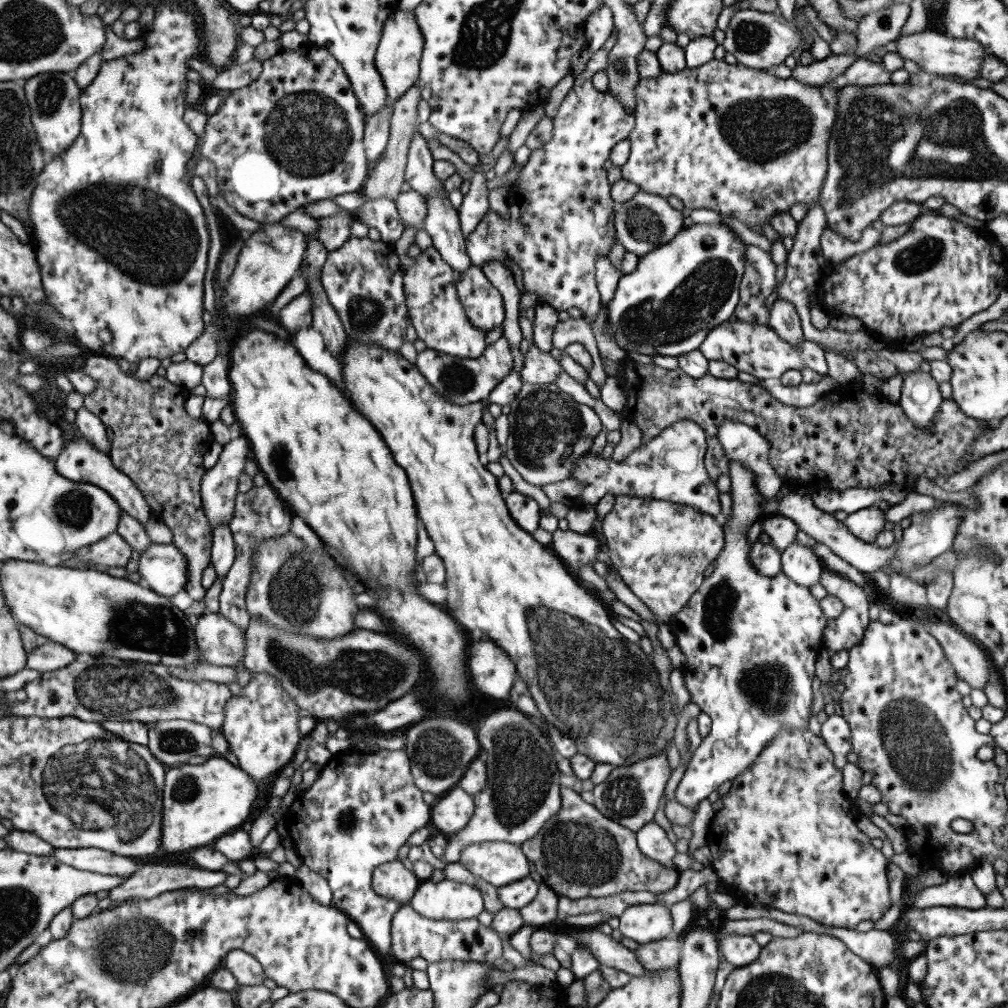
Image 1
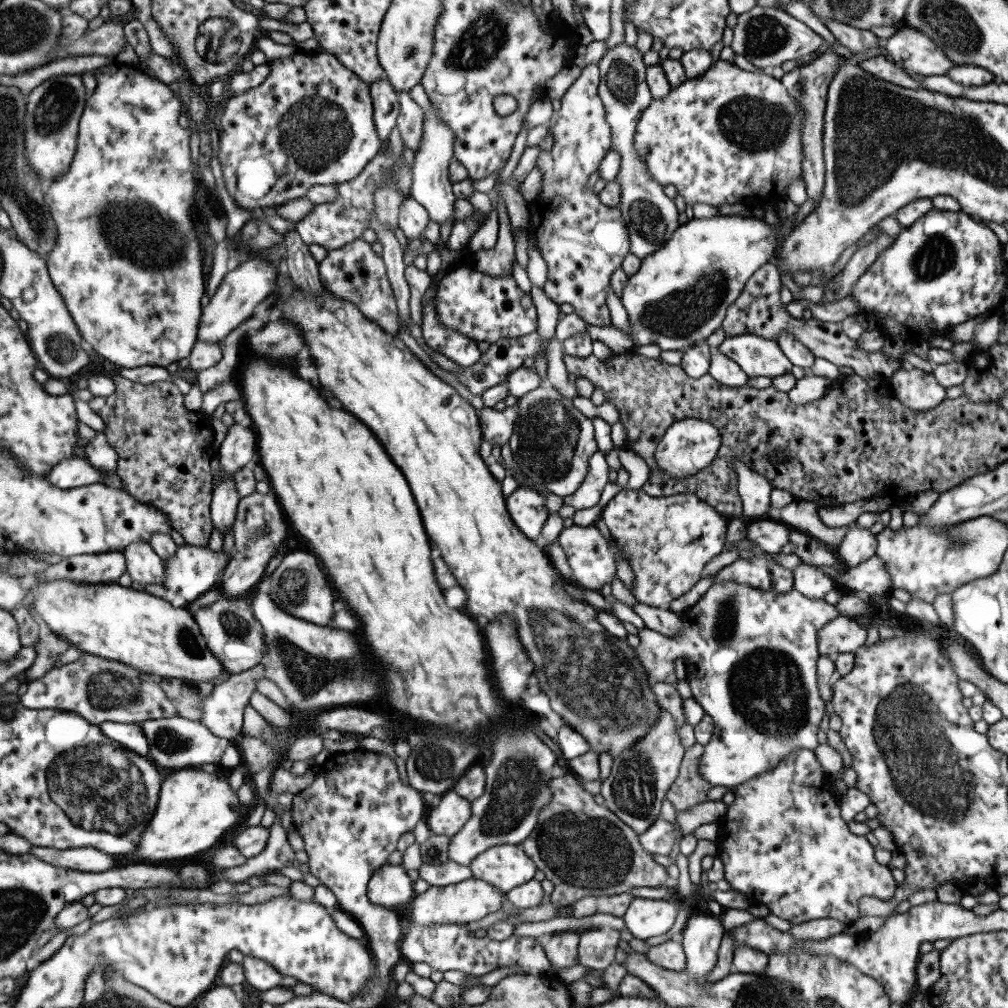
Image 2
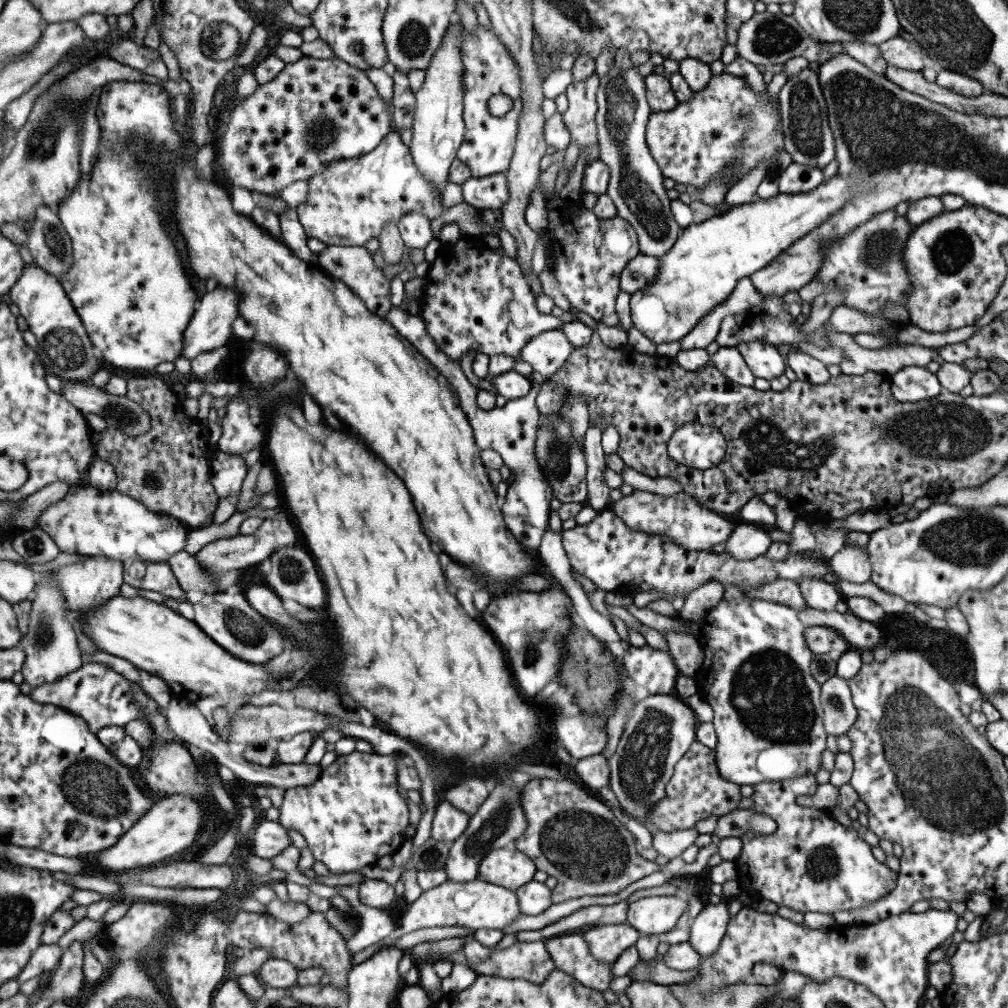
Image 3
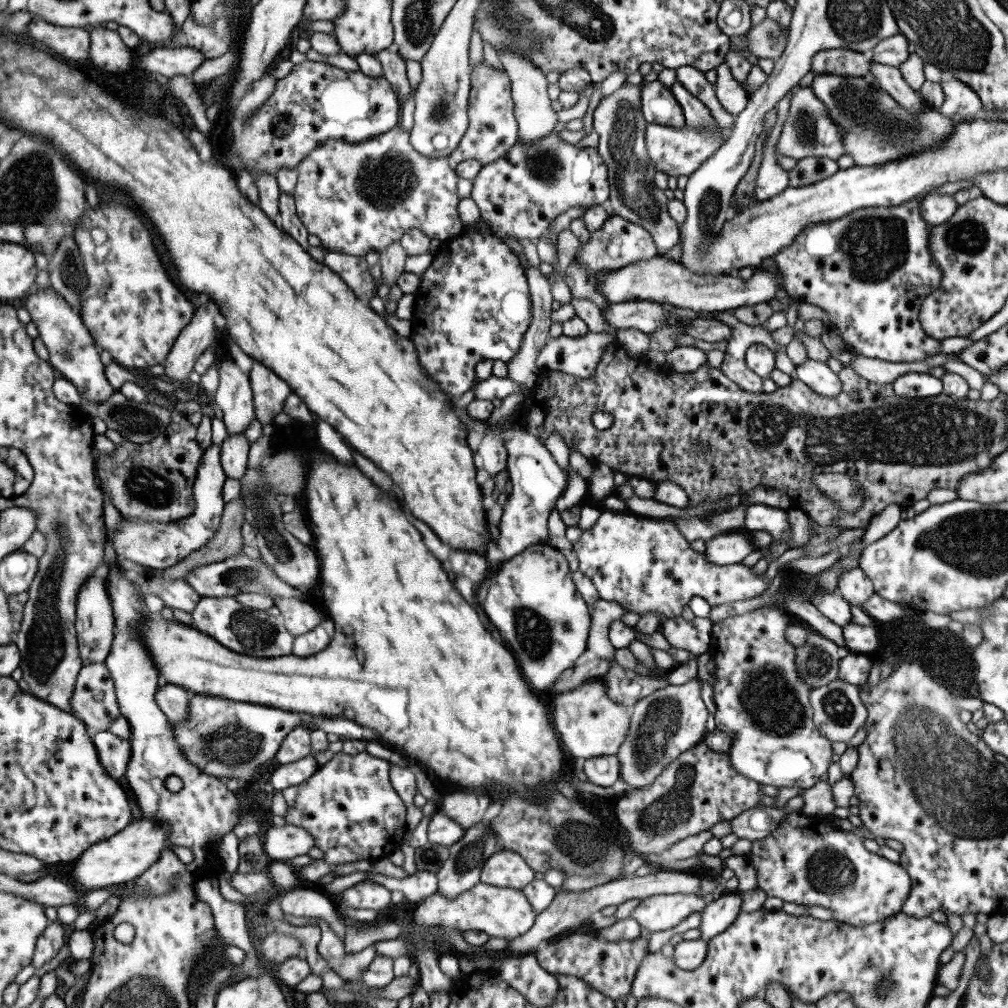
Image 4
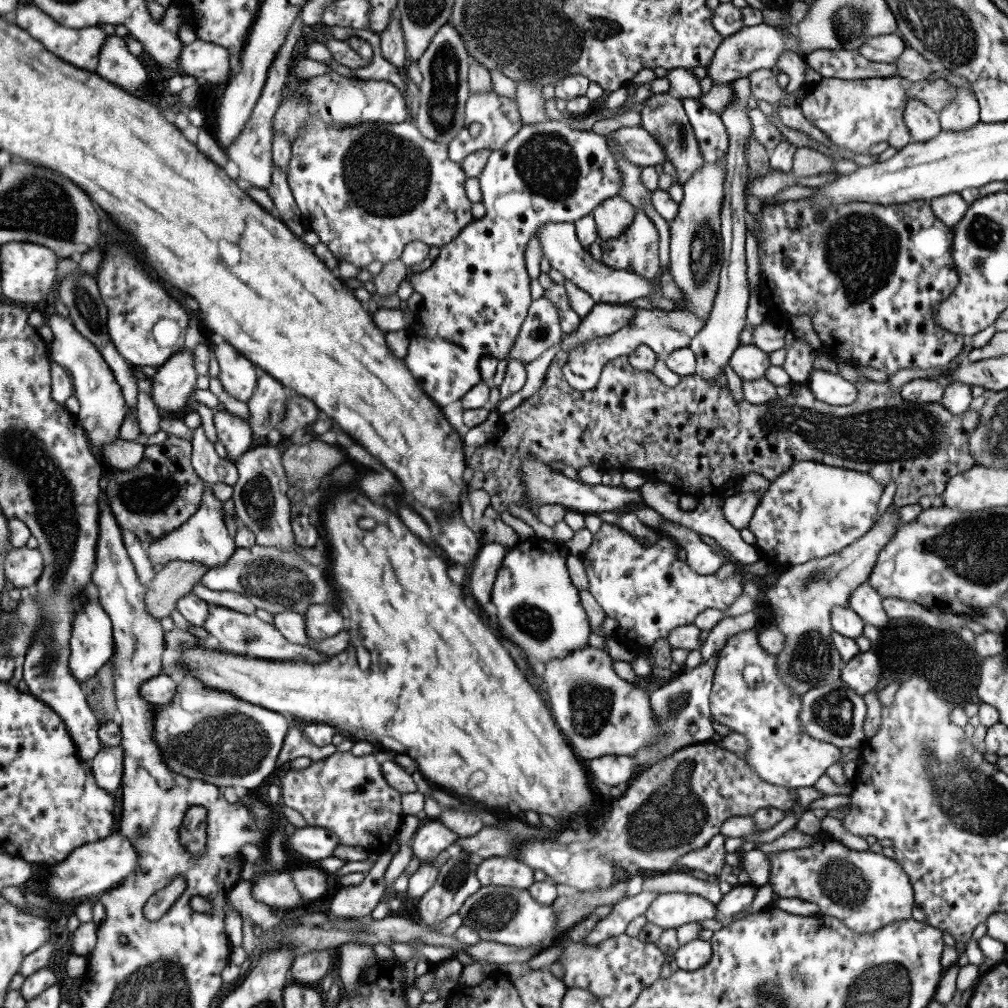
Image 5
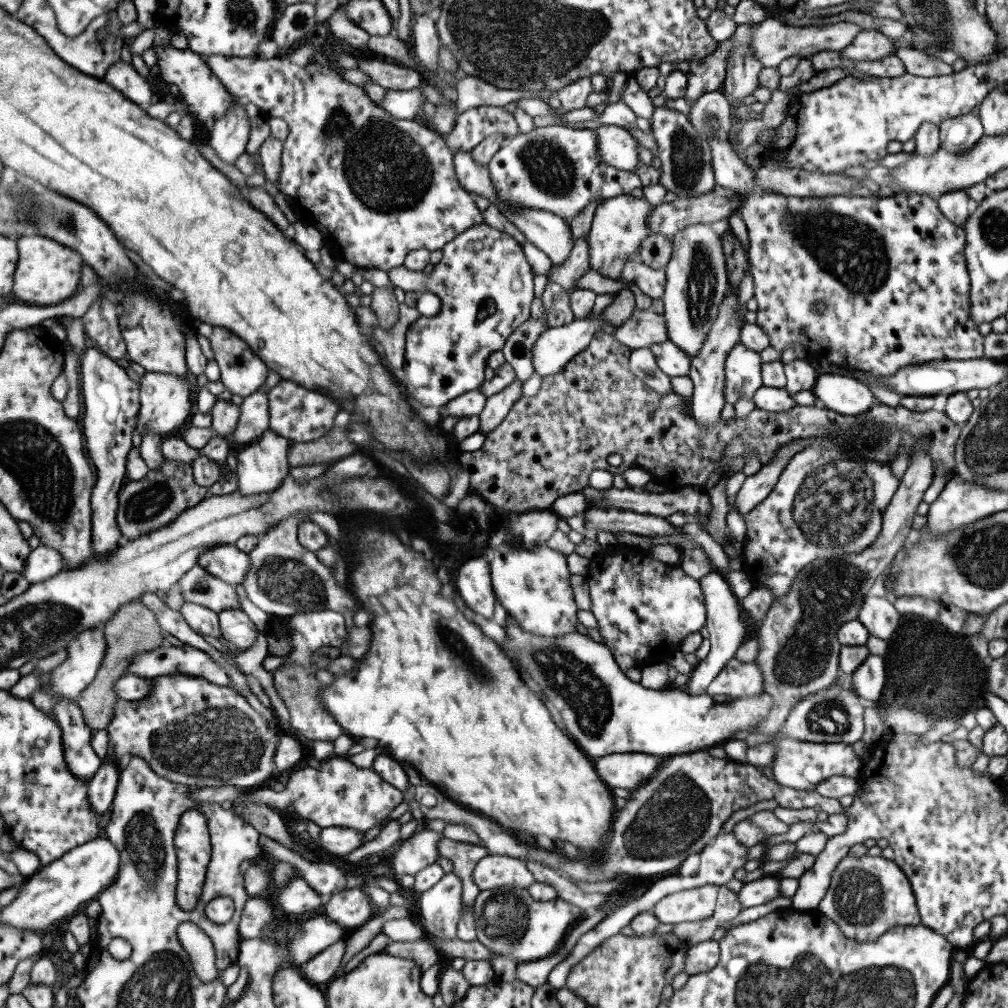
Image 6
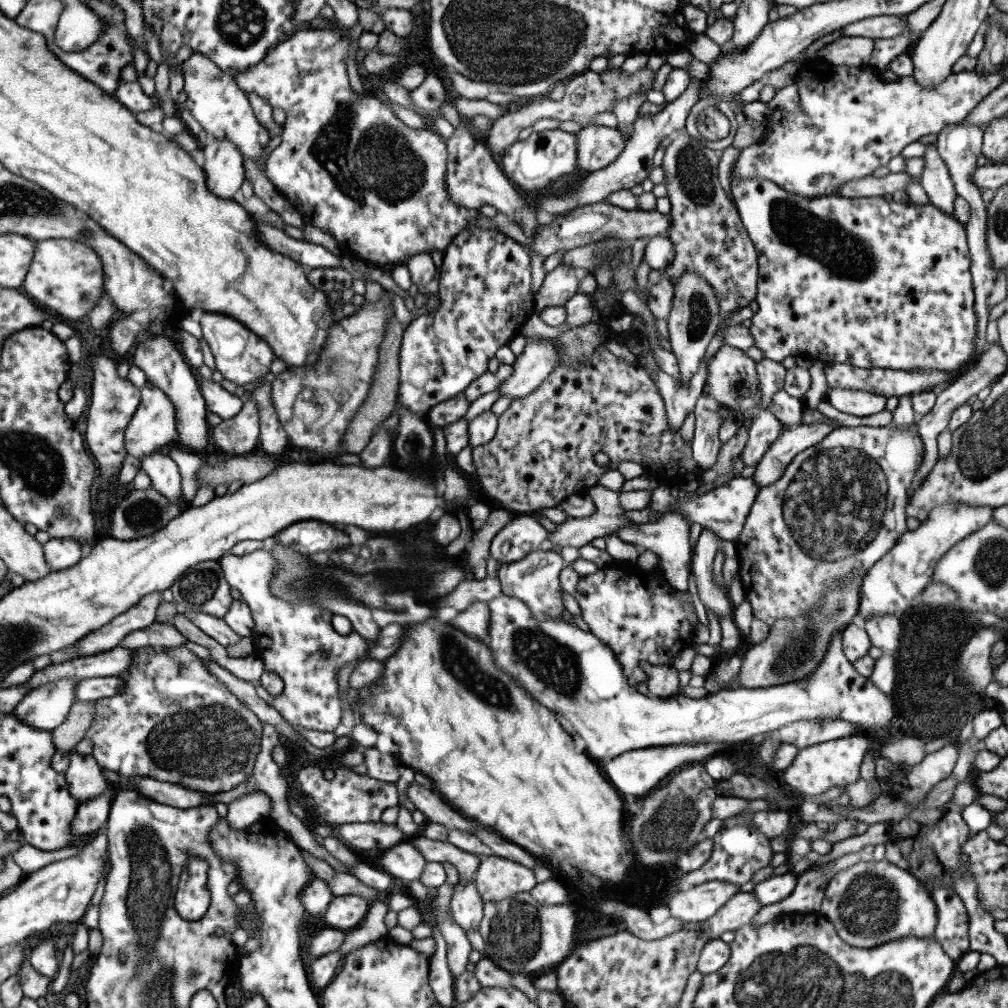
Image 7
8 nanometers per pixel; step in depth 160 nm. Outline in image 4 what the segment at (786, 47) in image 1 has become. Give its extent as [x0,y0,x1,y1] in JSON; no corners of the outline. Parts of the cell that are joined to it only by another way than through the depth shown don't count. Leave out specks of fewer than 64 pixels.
[745,18,870,77]

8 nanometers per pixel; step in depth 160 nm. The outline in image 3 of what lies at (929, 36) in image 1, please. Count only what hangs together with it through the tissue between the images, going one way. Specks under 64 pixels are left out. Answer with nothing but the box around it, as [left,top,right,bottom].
[878,36,924,71]

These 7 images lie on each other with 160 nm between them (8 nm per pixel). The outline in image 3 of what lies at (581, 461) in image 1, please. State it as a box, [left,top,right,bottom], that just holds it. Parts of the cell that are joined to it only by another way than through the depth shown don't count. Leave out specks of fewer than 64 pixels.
[666,422,726,471]

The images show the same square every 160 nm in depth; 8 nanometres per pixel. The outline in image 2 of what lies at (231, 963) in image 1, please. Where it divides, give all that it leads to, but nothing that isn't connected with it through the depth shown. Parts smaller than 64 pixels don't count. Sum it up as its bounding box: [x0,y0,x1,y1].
[227,949,281,990]

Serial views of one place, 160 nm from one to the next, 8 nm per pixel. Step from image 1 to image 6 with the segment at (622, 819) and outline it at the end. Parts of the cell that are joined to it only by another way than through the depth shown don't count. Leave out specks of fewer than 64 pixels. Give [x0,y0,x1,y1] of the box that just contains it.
[683,570,745,698]

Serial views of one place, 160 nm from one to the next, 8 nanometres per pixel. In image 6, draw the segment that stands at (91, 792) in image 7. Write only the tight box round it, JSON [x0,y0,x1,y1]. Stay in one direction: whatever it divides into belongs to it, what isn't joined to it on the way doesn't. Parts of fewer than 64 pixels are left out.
[51,699,103,782]

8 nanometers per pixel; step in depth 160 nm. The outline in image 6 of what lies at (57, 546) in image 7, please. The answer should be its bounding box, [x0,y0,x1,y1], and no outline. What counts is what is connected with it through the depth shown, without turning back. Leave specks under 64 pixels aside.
[21,544,64,584]

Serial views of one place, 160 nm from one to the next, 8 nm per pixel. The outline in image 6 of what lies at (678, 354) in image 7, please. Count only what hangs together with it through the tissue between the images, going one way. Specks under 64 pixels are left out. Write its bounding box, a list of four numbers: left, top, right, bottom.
[662,224,728,359]

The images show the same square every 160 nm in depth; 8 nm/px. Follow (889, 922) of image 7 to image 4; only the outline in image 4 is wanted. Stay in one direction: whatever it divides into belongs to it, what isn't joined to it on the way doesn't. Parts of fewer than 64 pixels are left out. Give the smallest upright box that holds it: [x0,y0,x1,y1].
[749,810,910,927]

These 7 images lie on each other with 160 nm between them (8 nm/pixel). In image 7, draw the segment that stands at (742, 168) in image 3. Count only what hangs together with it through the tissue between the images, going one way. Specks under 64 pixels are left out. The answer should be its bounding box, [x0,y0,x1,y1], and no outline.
[576,125,625,173]

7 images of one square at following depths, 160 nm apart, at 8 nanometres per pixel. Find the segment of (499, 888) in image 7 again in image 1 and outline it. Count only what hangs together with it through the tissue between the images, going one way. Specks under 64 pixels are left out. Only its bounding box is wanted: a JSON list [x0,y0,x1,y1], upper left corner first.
[458,841,528,887]

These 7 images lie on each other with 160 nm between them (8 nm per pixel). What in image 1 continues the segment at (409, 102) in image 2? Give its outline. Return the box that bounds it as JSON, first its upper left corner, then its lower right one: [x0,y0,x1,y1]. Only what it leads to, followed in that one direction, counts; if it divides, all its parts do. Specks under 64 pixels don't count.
[404,130,444,197]

